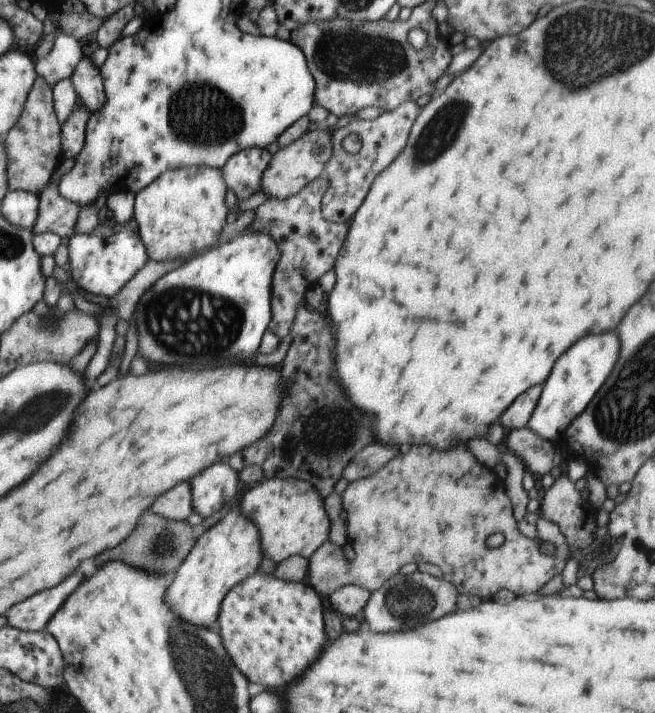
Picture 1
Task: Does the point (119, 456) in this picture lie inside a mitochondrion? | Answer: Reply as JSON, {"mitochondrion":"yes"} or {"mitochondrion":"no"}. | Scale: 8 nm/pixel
{"mitochondrion":"no"}

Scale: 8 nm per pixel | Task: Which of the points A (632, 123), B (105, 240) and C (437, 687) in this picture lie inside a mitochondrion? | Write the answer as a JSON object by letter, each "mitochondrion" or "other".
{"A":"other","B":"other","C":"other"}

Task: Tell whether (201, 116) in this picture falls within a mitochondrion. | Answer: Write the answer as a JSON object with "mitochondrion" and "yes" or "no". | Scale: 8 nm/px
{"mitochondrion":"yes"}

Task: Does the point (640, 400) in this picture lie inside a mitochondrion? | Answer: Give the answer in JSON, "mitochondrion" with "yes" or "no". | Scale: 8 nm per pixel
{"mitochondrion":"yes"}

